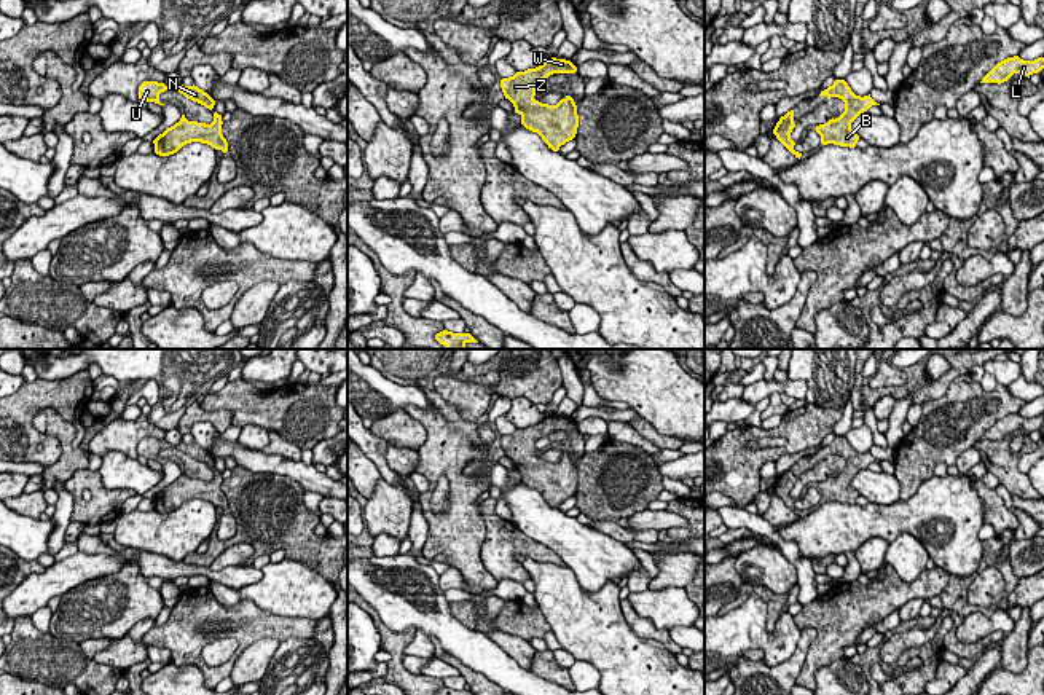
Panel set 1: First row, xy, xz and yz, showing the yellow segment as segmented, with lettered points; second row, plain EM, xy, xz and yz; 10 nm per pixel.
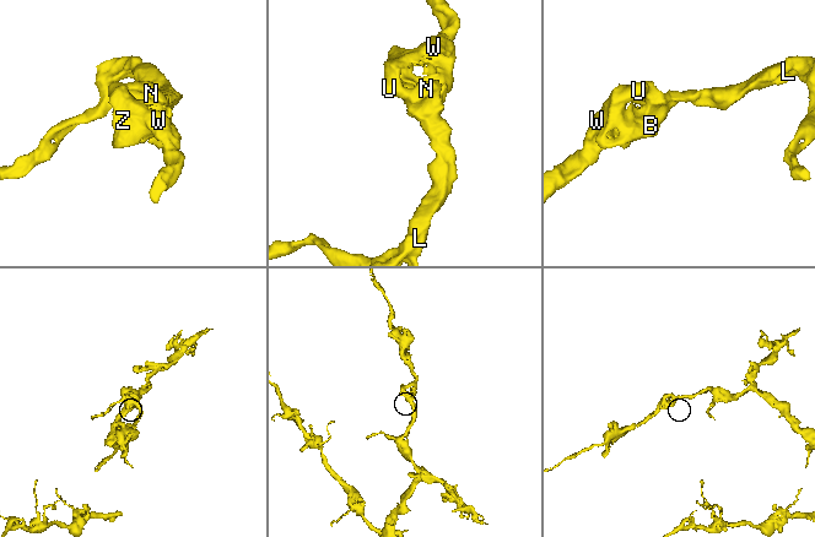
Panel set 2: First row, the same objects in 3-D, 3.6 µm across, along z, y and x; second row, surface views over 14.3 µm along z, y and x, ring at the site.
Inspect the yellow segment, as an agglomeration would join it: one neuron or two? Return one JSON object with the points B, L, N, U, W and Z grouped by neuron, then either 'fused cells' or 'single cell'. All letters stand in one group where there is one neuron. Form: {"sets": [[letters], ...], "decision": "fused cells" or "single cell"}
{"sets": [["B", "L", "N", "U", "W", "Z"]], "decision": "single cell"}

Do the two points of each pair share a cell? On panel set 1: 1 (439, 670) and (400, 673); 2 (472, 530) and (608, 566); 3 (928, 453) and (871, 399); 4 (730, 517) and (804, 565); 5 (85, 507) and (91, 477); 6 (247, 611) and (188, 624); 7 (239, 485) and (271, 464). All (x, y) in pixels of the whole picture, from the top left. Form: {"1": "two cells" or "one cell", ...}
{"1": "two cells", "2": "two cells", "3": "two cells", "4": "one cell", "5": "one cell", "6": "one cell", "7": "two cells"}

